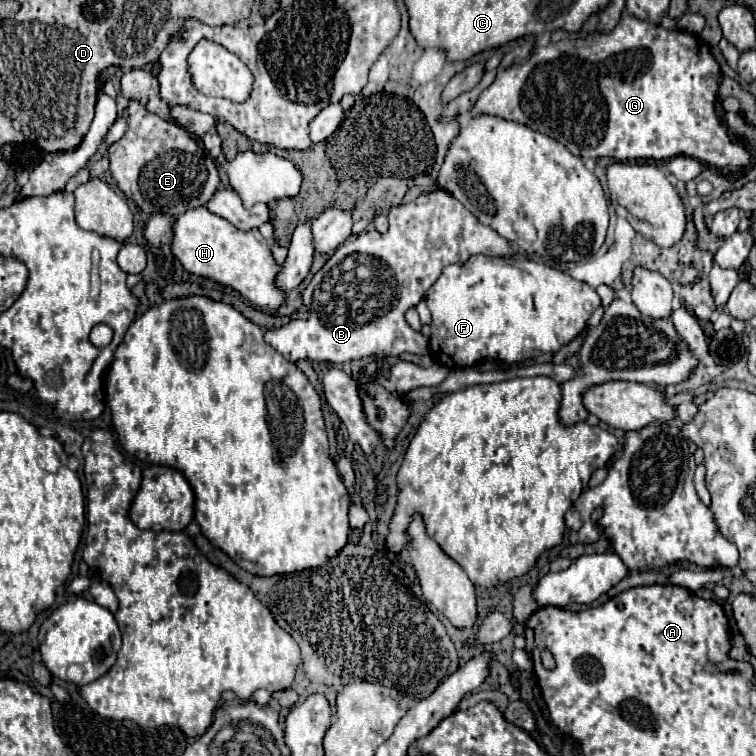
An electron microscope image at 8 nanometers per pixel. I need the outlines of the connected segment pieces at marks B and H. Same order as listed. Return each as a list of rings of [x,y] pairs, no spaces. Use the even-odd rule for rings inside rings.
[[[444,188],[422,192],[414,202],[390,208],[388,220],[390,228],[386,234],[368,230],[358,236],[350,236],[314,274],[310,284],[302,290],[302,302],[310,312],[308,320],[290,320],[280,328],[264,328],[266,342],[286,360],[346,364],[370,356],[398,358],[402,352],[428,354],[428,338],[412,330],[404,320],[404,314],[408,308],[424,300],[428,288],[436,282],[442,268],[452,262],[464,262],[474,254],[516,258],[516,252],[506,238],[496,234],[492,228],[480,224],[478,218]]]
[[[206,206],[194,208],[192,212],[186,212],[174,220],[172,254],[186,272],[214,280],[222,286],[230,286],[258,308],[278,308],[284,300],[284,294],[272,284],[280,264],[274,262],[264,236],[258,230],[240,232],[228,220],[212,214]]]

